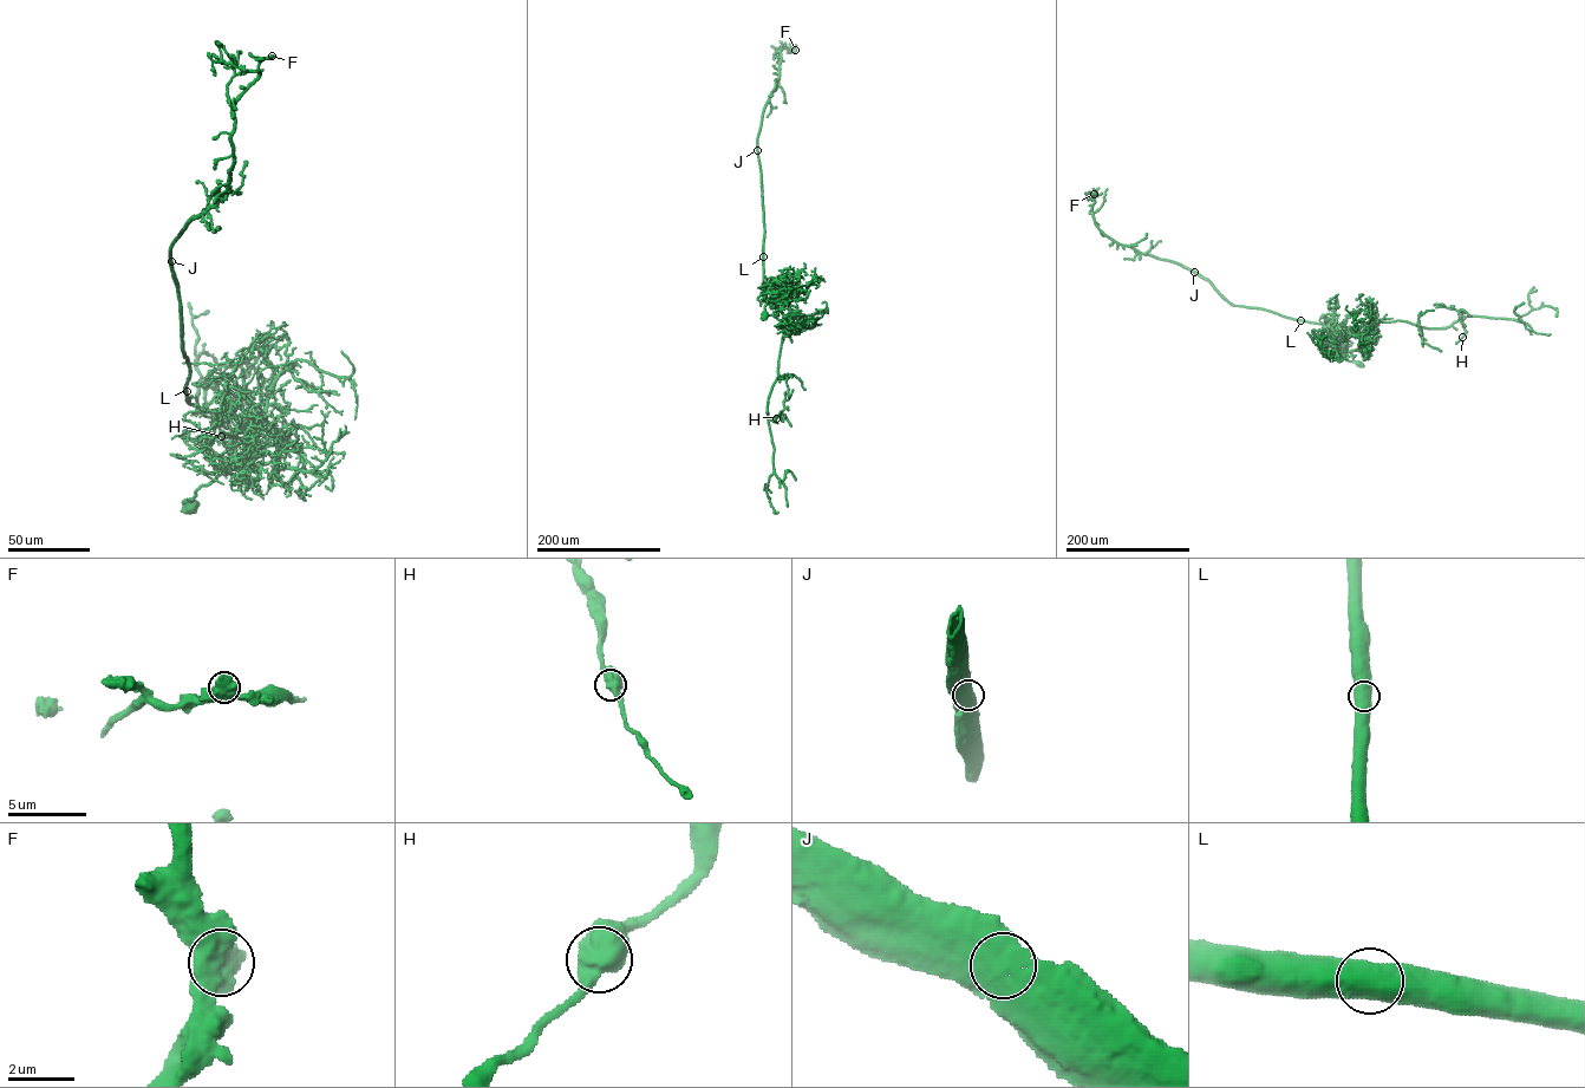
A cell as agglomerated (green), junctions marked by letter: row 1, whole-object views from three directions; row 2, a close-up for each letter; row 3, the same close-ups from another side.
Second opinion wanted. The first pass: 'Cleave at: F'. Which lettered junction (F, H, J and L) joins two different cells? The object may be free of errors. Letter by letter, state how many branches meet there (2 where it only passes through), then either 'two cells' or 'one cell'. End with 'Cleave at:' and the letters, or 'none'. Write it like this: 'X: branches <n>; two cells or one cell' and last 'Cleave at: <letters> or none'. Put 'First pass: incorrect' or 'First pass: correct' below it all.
F: branches 2; one cell
H: branches 2; one cell
J: branches 2; one cell
L: branches 2; one cell
Cleave at: none
First pass: incorrect

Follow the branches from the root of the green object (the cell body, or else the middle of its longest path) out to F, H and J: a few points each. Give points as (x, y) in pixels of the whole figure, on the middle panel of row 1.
F: (764, 317), (768, 300), (789, 310), (784, 316), (775, 307), (763, 286), (757, 137), (781, 49), (795, 50)
H: (764, 317), (768, 300), (789, 303), (778, 375), (768, 404), (768, 417), (776, 418)
J: (764, 317), (768, 300), (787, 301), (789, 310), (784, 316), (775, 307), (763, 286), (764, 223), (757, 150)

